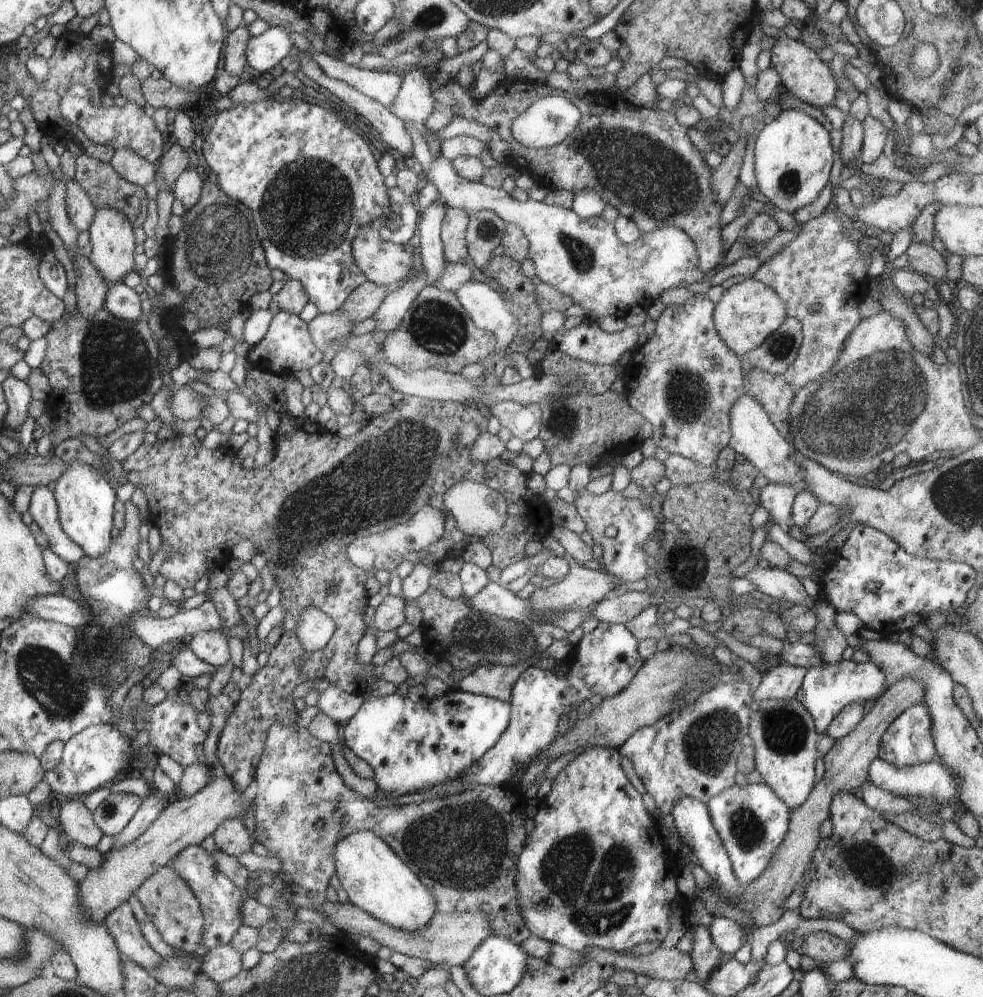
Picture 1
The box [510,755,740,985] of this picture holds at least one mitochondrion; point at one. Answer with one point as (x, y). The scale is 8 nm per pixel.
(591, 882)

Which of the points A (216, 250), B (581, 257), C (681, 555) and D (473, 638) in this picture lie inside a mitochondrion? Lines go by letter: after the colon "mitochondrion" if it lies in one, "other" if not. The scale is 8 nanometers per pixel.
A: mitochondrion
B: mitochondrion
C: mitochondrion
D: mitochondrion

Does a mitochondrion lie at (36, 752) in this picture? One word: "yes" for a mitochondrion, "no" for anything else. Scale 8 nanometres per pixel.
no

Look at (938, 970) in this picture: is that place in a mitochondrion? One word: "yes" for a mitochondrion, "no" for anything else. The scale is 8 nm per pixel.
no

